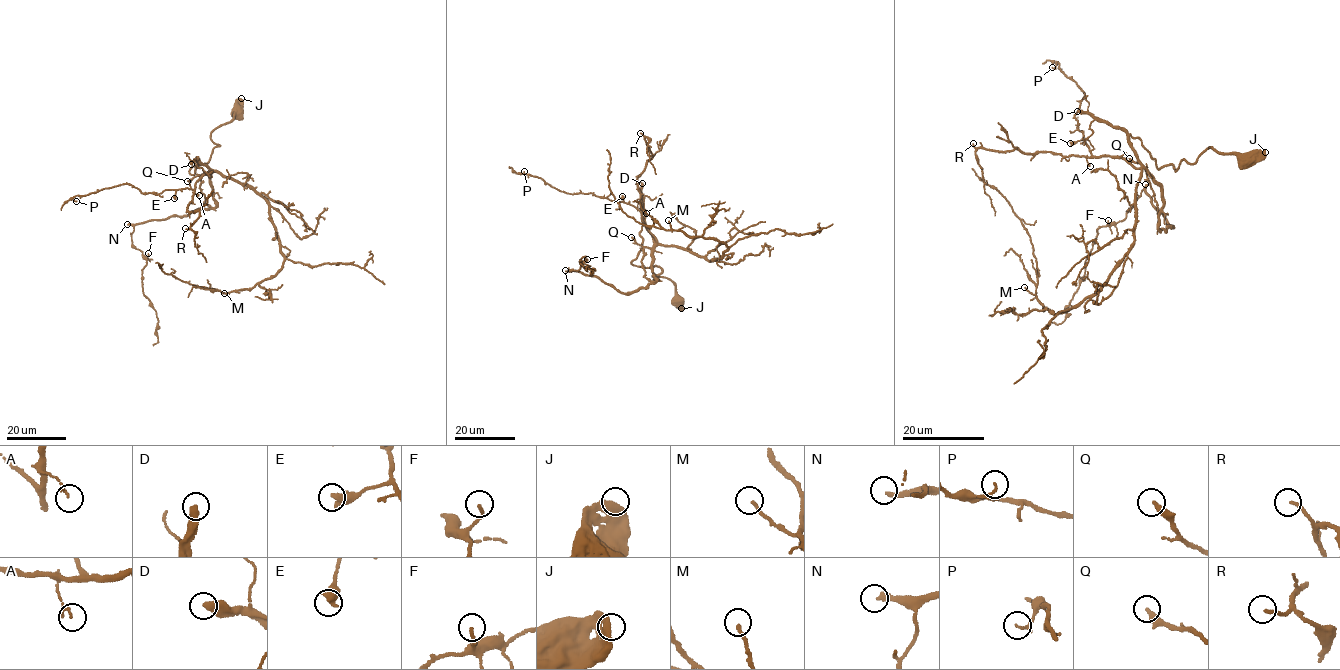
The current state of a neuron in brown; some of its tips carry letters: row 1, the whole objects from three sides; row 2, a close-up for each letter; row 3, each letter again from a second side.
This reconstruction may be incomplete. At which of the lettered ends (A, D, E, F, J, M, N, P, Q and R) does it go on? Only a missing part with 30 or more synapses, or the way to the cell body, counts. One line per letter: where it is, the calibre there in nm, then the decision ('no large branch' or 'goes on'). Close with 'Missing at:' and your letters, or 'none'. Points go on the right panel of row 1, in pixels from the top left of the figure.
A: place (1090, 166); calibre 120 nm; no large branch
D: place (1077, 111); calibre 480 nm; goes on
E: place (1070, 143); calibre 500 nm; no large branch
F: place (1108, 220); calibre 150 nm; no large branch
J: place (1265, 152); calibre 500 nm; no large branch
M: place (1024, 287); calibre 160 nm; no large branch
N: place (1145, 184); calibre 280 nm; goes on
P: place (1052, 67); calibre 130 nm; no large branch
Q: place (1129, 158); calibre 340 nm; no large branch
R: place (973, 143); calibre 160 nm; no large branch
Missing at: D, N

